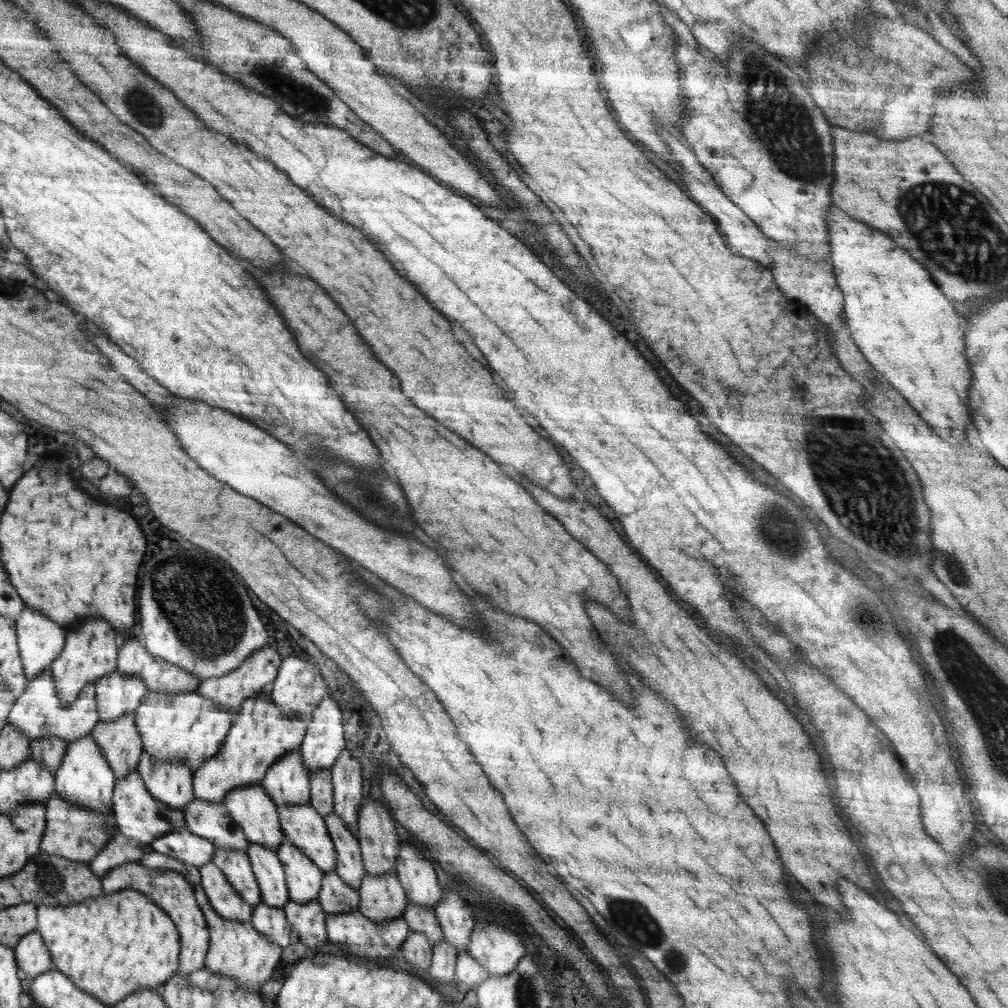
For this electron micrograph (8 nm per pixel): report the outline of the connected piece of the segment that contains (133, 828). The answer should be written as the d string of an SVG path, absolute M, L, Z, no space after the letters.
M138 766L136 770L126 776L126 779L118 779L114 786L114 812L115 823L119 834L128 838L134 838L145 847L149 846L160 836L168 834L168 831L178 830L186 826L184 813L181 810L170 810L167 804L155 799L146 788L140 776Z

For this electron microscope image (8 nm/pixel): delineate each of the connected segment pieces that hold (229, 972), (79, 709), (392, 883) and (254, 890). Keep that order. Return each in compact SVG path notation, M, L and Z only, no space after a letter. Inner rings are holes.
M202 886L195 887L195 895L200 896L200 908L208 916L208 928L212 928L212 952L208 952L208 968L215 975L224 975L234 979L238 985L259 989L272 976L280 960L282 949L264 938L248 921L247 923L226 920L212 908Z
M46 670L38 678L28 681L26 690L18 699L15 699L8 723L12 723L25 732L31 742L34 739L47 738L47 736L57 736L68 744L78 742L84 735L90 734L101 719L95 696L95 683L88 683L76 702L64 705L59 699L51 670Z
M388 872L384 876L364 876L359 892L359 911L375 923L388 923L391 920L402 918L410 901L406 890L400 885L395 872Z
M217 848L211 861L214 864L219 865L219 868L224 874L224 878L226 878L226 882L234 887L240 893L240 896L243 897L243 899L247 901L253 909L256 908L256 906L259 906L262 902L261 892L256 878L254 877L249 856L246 853L232 852L222 848Z

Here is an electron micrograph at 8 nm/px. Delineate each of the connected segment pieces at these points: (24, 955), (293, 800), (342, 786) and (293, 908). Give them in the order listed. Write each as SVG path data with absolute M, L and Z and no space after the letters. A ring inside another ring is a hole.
M34 930L30 935L24 935L23 938L19 940L19 945L14 950L15 959L18 961L20 970L24 972L26 977L44 975L54 968L51 952L47 948L46 941L43 939L41 932Z
M302 753L284 755L268 770L262 786L267 789L277 807L303 805L311 800L311 777Z
M345 748L329 769L333 782L333 812L346 822L346 828L356 837L360 808L364 802L360 761Z
M288 899L283 906L288 922L292 929L298 933L300 942L312 950L322 950L327 943L327 926L325 918L327 917L320 906L318 899L308 902L297 903Z

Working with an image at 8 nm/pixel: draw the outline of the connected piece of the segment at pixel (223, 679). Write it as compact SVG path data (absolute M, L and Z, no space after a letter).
M270 645L262 647L260 650L254 652L242 666L231 673L219 676L219 678L204 679L198 690L204 698L210 699L220 708L232 713L232 716L236 716L242 710L242 704L246 700L252 698L254 695L258 696L262 692L266 692L265 695L267 695L270 684L278 676L280 662L283 662L283 660L280 660L276 648L272 648Z

